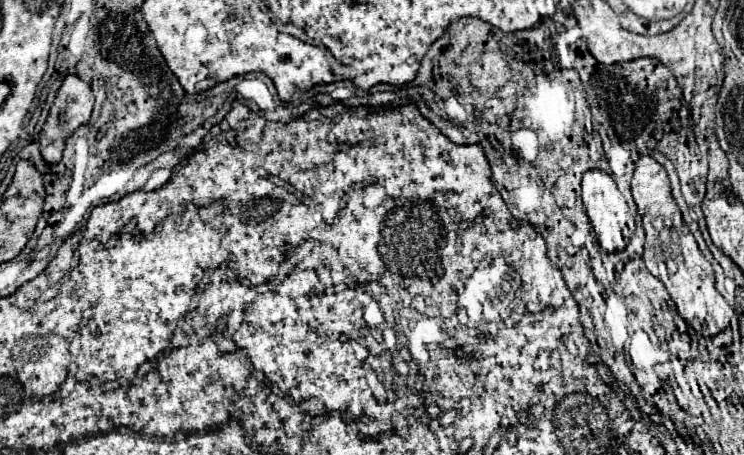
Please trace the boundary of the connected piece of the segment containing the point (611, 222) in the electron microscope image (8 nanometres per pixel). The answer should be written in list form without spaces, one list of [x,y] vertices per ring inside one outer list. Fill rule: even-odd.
[[[600,169],[586,171],[582,177],[582,203],[584,203],[584,209],[590,217],[590,225],[596,231],[600,247],[608,253],[624,249],[634,233],[634,219],[628,211],[628,203],[626,203],[624,195],[618,191],[614,179]]]

